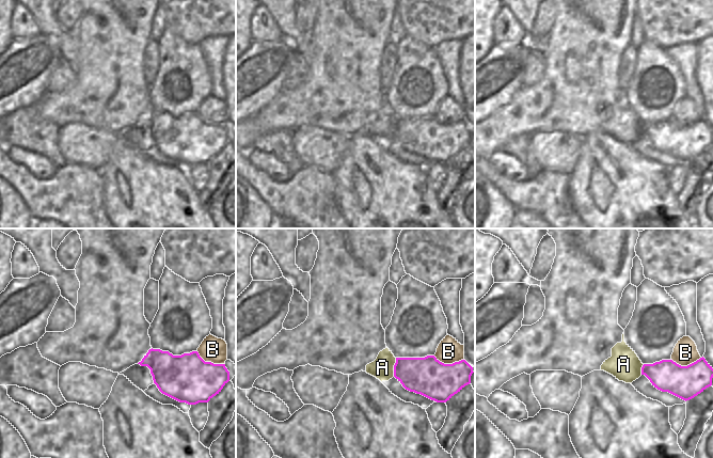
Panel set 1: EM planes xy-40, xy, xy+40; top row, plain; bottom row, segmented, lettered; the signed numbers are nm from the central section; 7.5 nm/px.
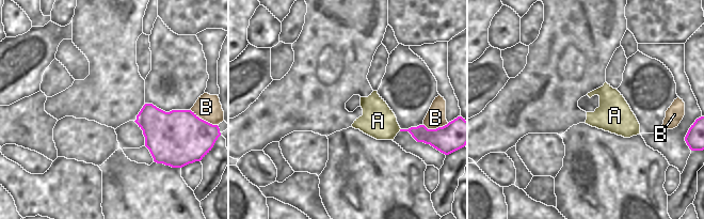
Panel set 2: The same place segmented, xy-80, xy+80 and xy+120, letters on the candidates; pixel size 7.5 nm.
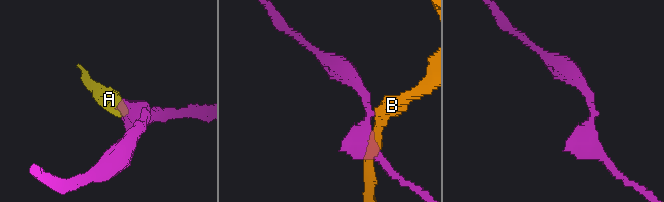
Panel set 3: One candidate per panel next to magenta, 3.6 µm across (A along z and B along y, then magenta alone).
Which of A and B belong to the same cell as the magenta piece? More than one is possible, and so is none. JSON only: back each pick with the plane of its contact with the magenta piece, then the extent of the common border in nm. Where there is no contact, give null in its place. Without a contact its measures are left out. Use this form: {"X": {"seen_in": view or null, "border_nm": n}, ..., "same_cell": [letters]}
{"same_cell": []}

